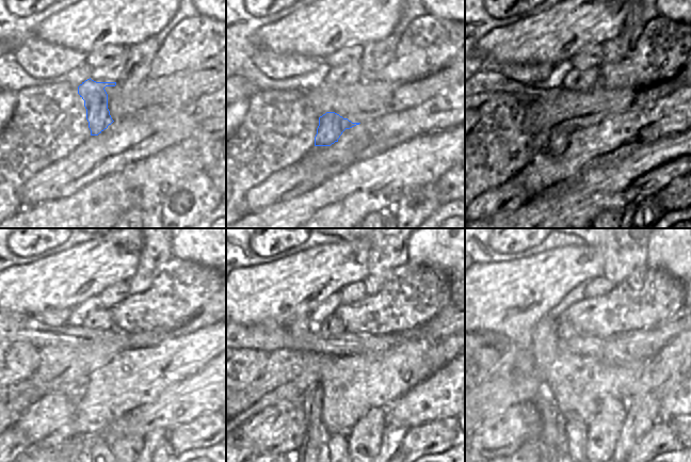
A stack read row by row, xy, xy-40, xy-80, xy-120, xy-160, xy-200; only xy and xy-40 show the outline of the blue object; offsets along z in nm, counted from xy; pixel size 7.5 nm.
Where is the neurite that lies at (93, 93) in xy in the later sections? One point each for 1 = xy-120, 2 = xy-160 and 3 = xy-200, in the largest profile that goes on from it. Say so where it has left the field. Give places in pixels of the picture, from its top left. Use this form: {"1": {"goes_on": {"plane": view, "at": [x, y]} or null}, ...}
{"1": {"goes_on": {"plane": "xy-120", "at": [77, 388]}}, "2": {"goes_on": {"plane": "xy-160", "at": [318, 435]}}, "3": {"goes_on": {"plane": "xy-200", "at": [553, 433]}}}

